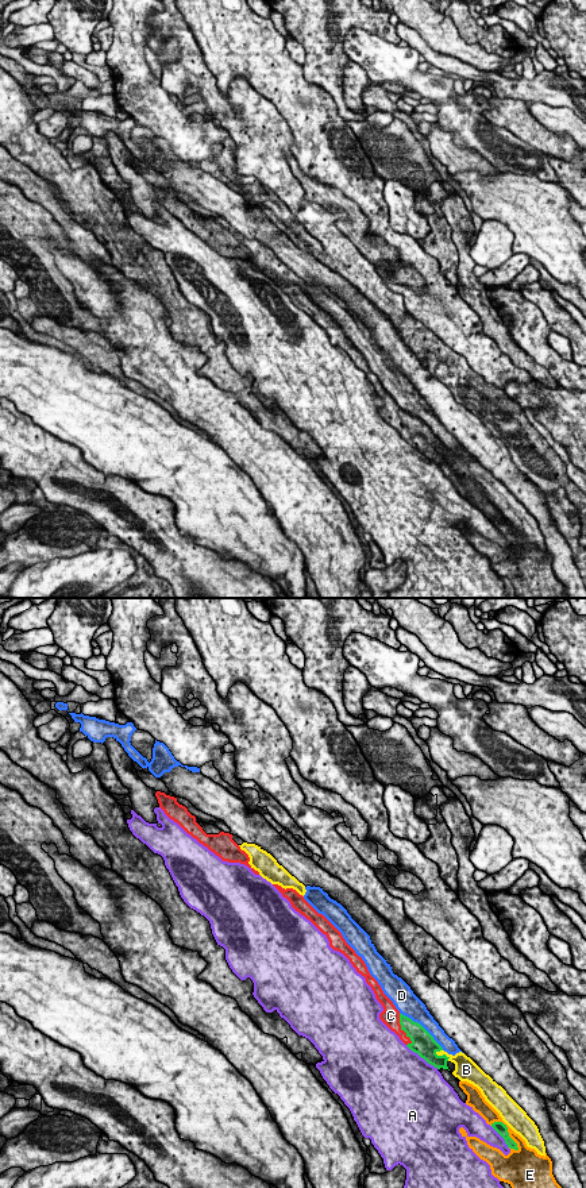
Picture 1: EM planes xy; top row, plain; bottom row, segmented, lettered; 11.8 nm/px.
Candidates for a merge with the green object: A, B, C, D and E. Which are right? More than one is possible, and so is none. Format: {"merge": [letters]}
{"merge": ["C"]}

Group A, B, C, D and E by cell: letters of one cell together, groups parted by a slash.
A / B / C / D / E

